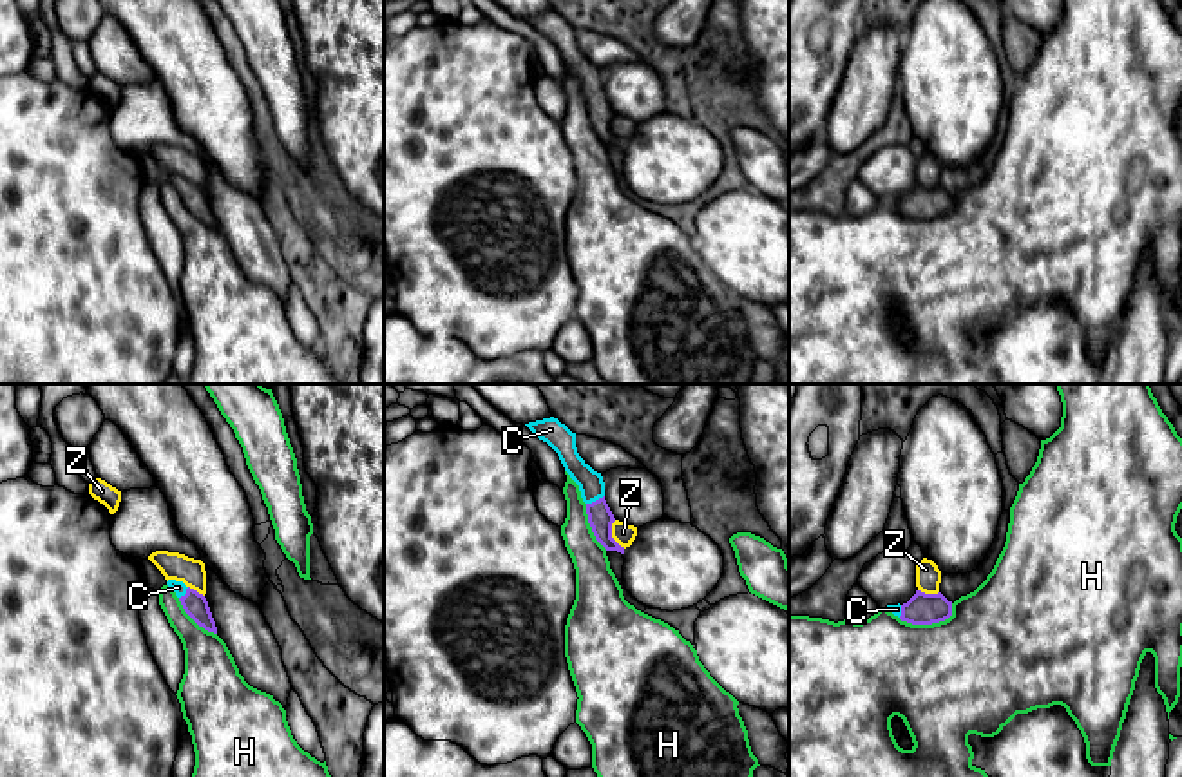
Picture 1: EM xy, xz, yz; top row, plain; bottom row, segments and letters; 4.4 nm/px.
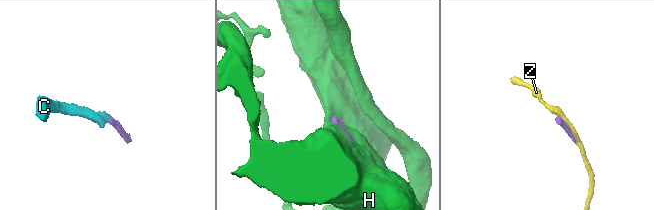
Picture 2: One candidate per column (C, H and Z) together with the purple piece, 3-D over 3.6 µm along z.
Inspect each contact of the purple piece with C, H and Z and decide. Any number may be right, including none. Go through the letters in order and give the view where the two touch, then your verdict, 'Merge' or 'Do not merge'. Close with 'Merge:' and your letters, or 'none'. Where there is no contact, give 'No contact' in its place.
C: Touches purple in xz. Merge
H: Touches purple in yz. Do not merge
Z: Touches purple in xz. Do not merge
Merge: C

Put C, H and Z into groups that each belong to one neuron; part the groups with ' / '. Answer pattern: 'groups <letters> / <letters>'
groups C / H / Z

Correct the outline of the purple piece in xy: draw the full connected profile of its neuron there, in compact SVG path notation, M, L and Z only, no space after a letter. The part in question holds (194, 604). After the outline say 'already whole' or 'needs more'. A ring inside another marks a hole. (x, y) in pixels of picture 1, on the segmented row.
M168 580L167 585L179 598L185 612L205 630L217 634L215 621L212 618L208 601L197 590L186 587L183 581Z; needs more

